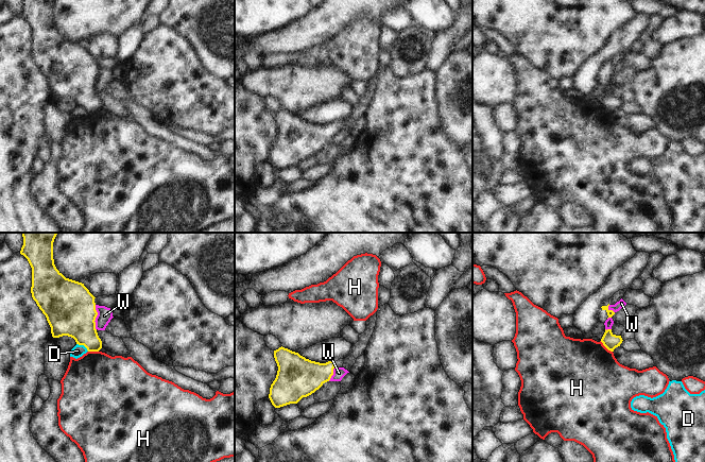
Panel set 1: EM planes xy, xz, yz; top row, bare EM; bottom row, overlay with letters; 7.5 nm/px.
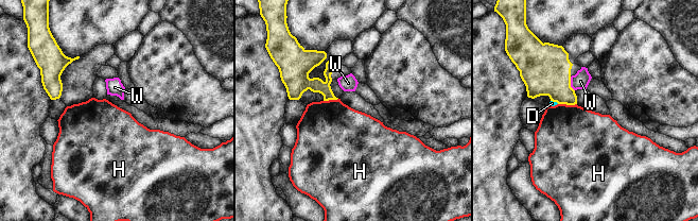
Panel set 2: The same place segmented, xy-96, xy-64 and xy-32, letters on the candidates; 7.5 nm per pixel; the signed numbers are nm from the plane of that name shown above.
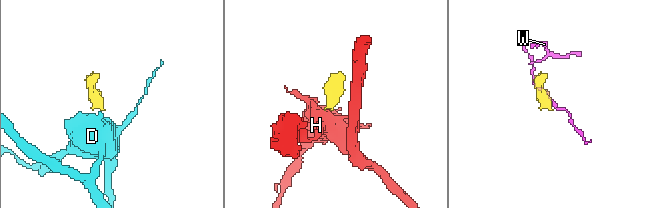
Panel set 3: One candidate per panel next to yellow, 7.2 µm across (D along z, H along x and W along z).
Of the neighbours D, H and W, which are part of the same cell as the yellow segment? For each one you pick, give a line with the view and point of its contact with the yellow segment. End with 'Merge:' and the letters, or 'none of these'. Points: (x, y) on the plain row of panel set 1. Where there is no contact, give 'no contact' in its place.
Merge: none of these

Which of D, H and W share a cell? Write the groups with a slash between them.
D / H / W

